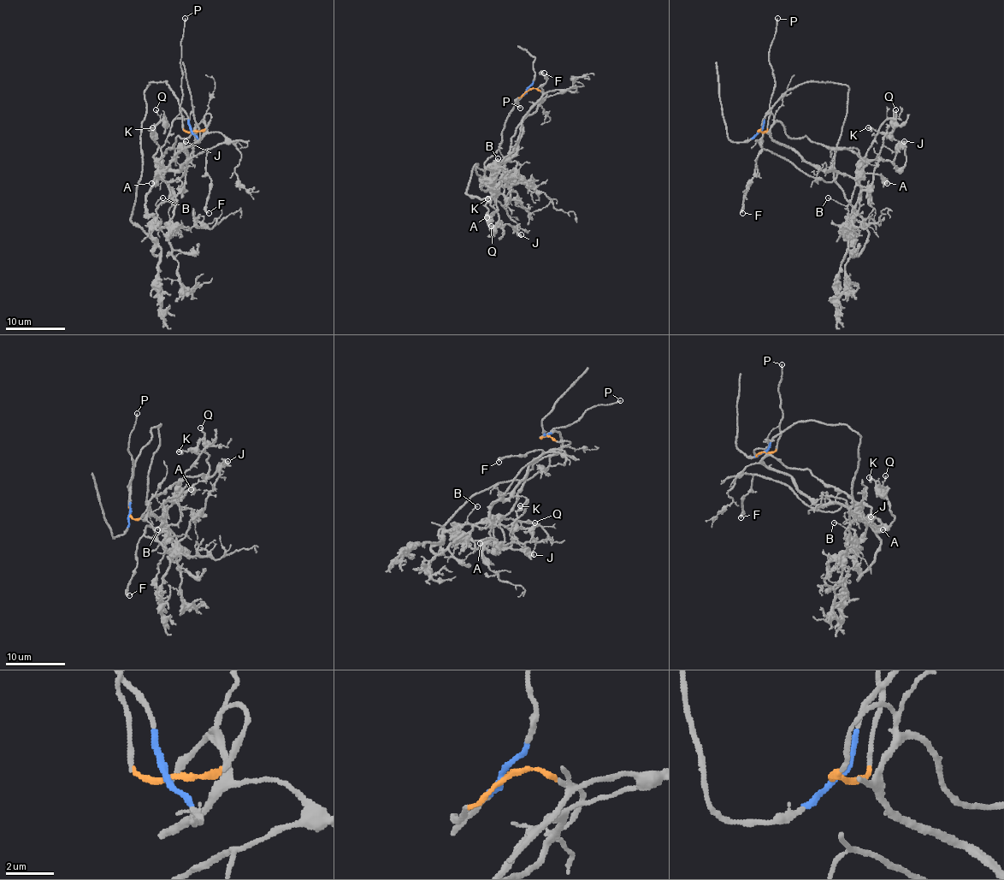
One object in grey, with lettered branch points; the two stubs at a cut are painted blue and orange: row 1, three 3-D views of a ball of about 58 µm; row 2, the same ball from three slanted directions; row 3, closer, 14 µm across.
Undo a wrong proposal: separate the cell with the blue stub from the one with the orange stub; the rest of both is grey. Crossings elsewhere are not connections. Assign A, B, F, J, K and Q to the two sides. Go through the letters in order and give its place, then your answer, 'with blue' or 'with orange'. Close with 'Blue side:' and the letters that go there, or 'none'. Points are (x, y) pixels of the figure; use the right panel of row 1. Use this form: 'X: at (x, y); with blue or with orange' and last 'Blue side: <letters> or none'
A: at (887, 183); with orange
B: at (828, 197); with orange
F: at (742, 213); with orange
J: at (904, 141); with orange
K: at (868, 127); with orange
Q: at (895, 109); with orange
Blue side: none

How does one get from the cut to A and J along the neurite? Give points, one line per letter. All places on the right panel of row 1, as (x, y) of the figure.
A: (759, 130), (763, 118), (770, 114), (770, 136), (822, 170), (856, 178), (878, 174), (887, 183)
J: (759, 130), (763, 118), (770, 114), (791, 138), (807, 136), (895, 166), (897, 148), (905, 140)

